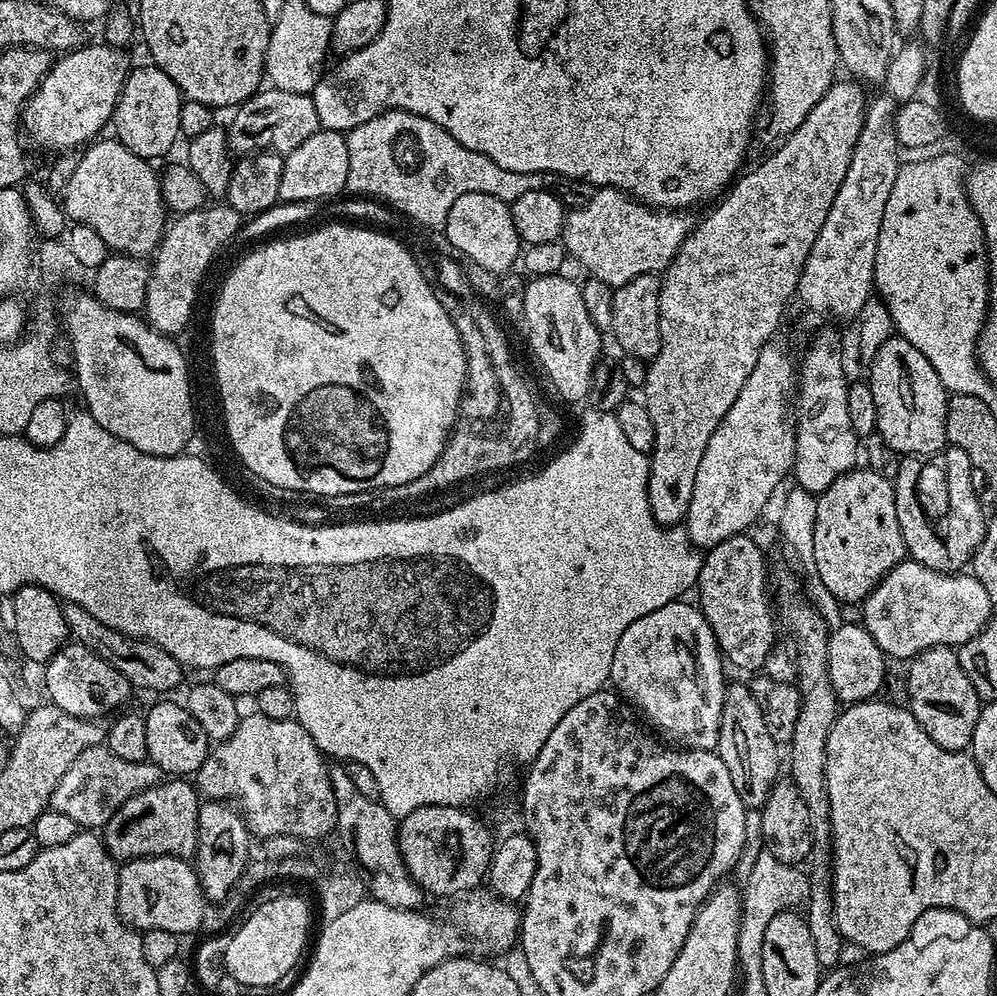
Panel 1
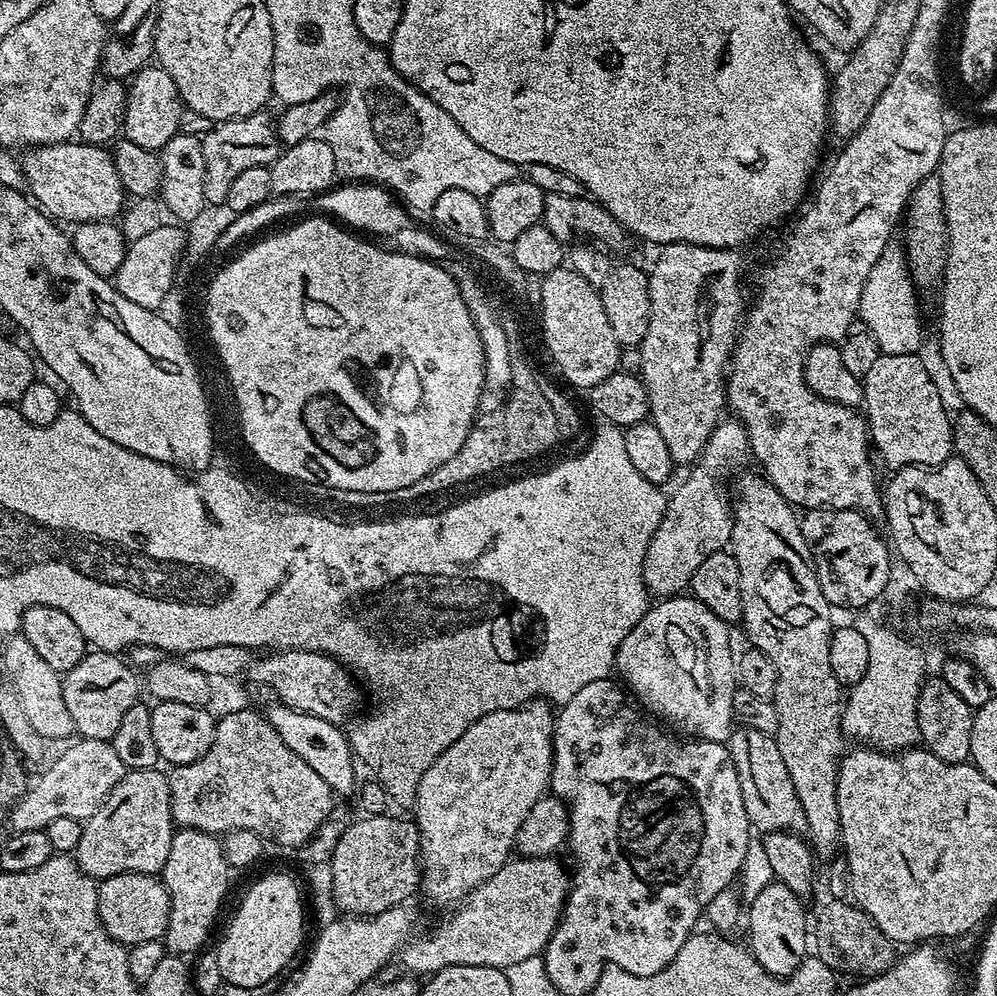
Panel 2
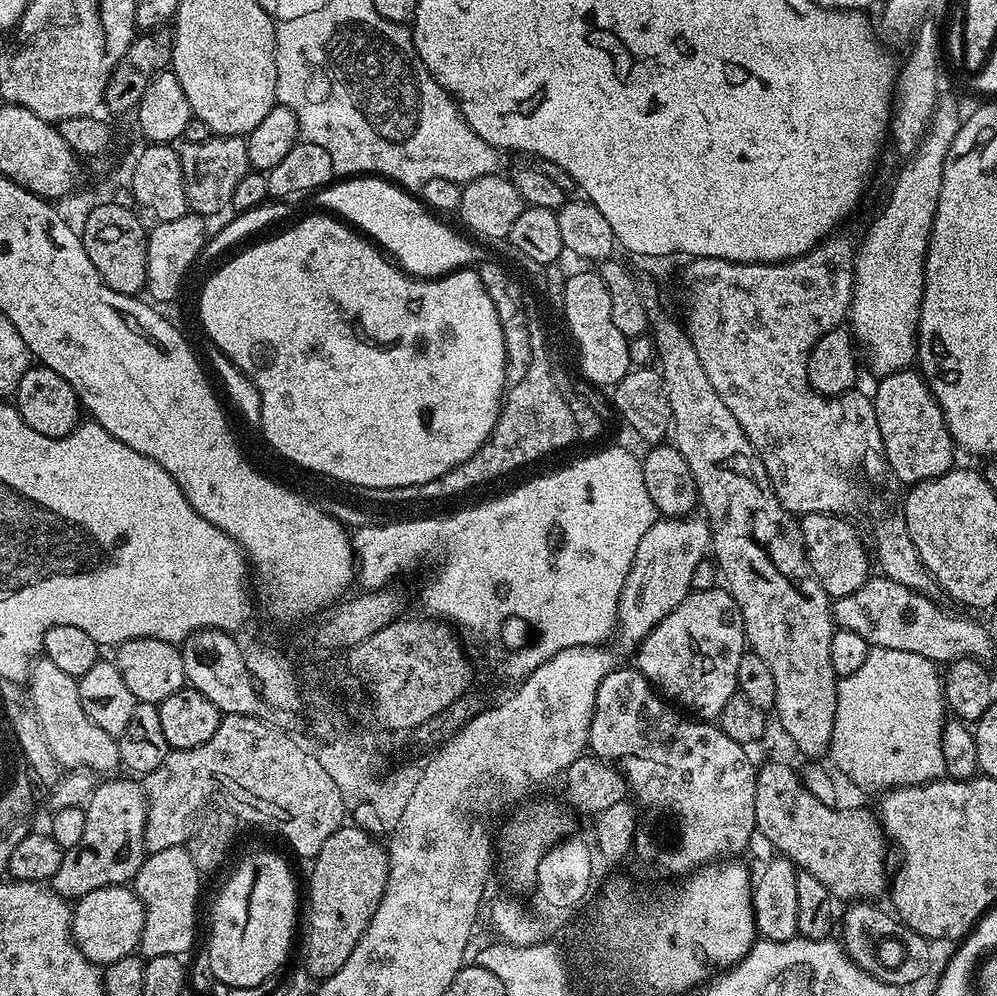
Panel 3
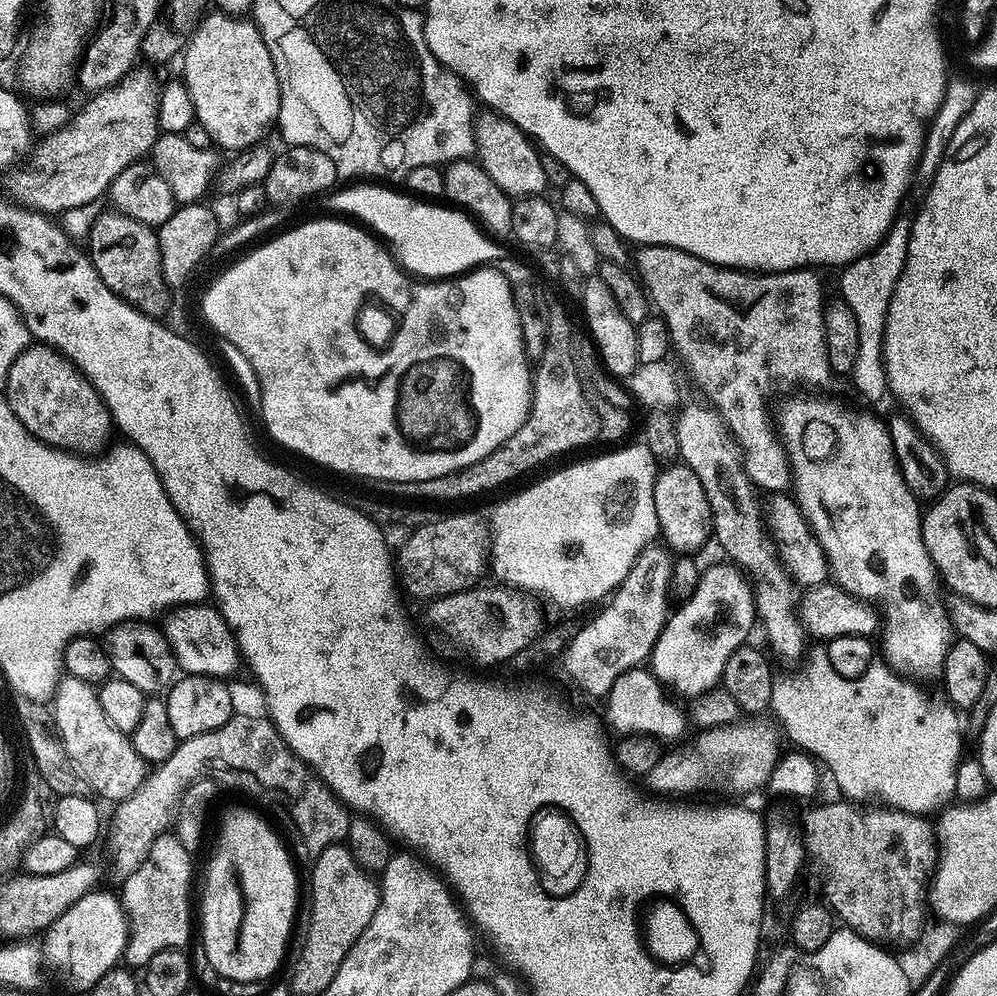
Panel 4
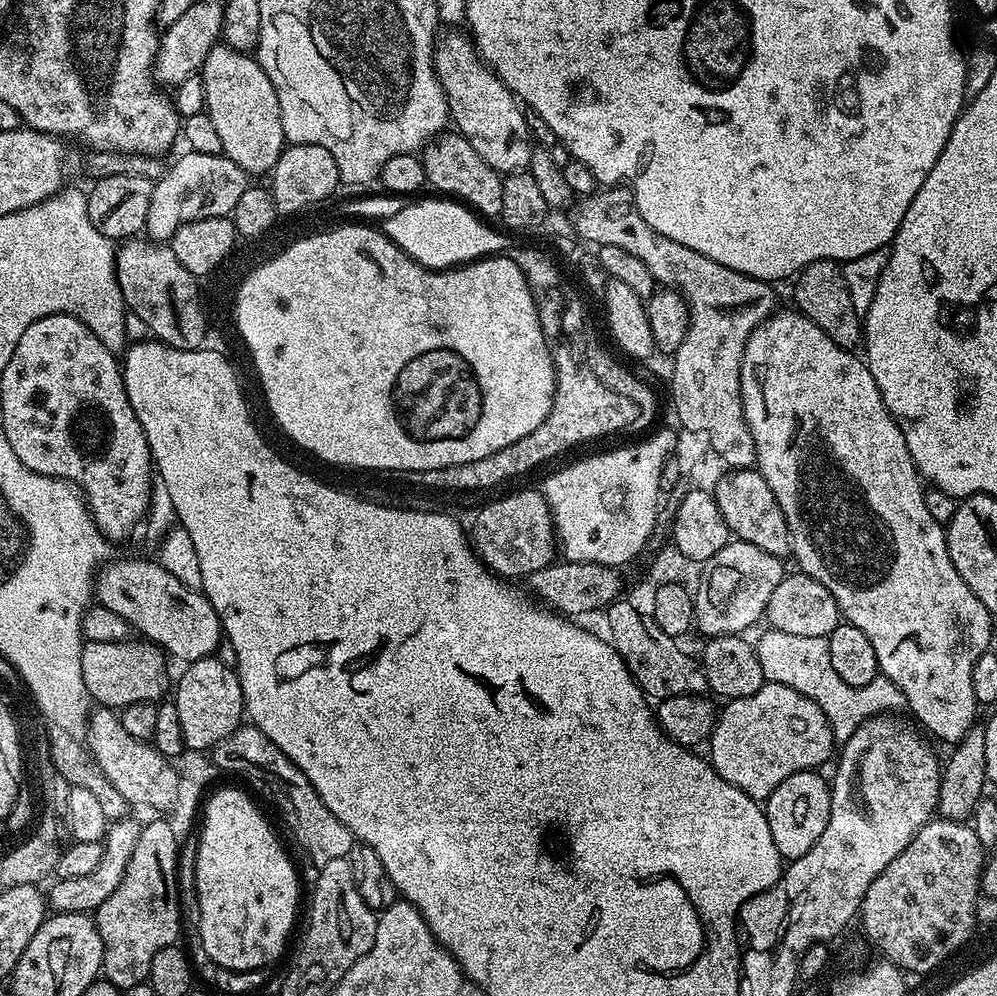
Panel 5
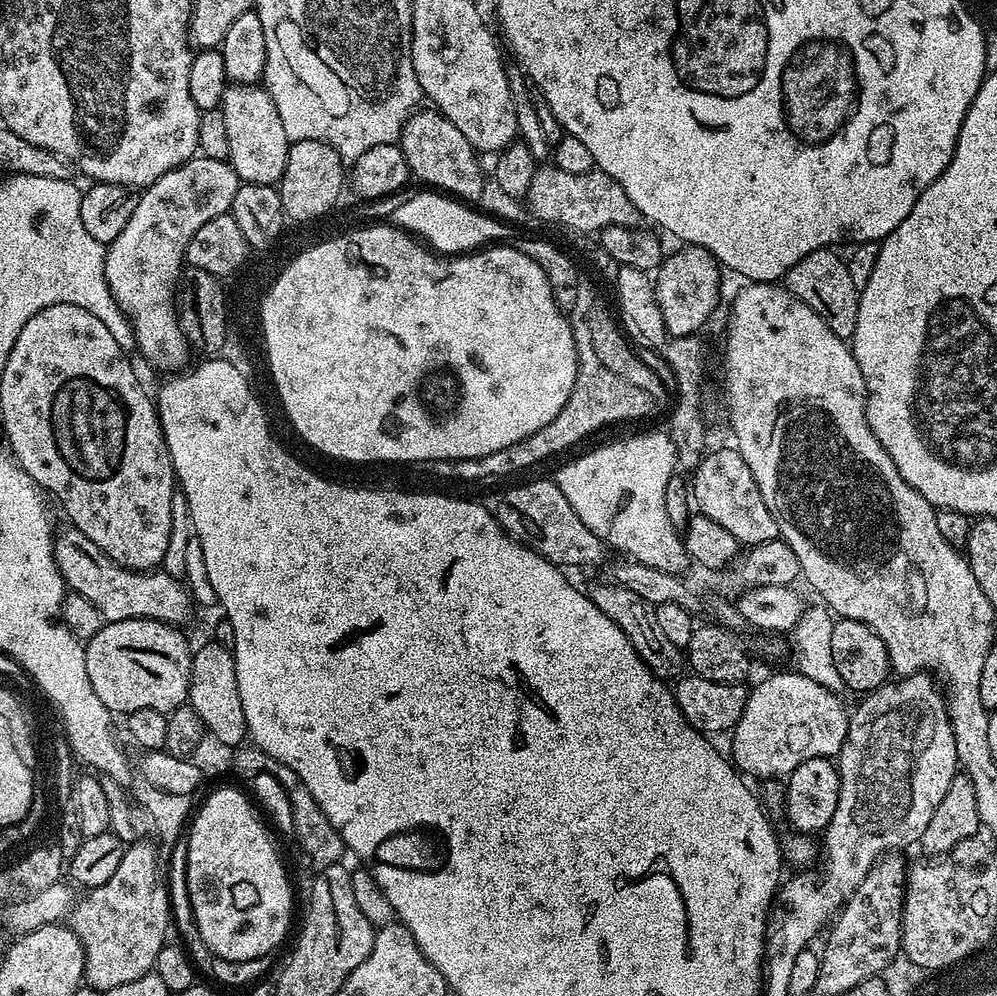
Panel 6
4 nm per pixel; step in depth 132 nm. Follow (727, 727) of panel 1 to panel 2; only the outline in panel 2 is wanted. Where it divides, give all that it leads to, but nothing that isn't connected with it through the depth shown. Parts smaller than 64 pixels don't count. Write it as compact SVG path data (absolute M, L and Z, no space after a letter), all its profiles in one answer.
M737 727L730 741L732 761L738 770L738 782L742 786L742 806L746 806L749 825L757 833L794 832L803 833L806 828L802 802L798 802L798 793L794 782L790 782L790 770L778 754L775 736L767 736L758 730Z

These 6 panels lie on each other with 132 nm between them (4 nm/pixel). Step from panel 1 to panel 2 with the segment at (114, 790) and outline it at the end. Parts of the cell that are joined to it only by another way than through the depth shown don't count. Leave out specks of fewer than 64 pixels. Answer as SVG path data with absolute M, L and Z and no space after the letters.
M77 739L77 744L72 744L40 777L31 781L30 787L23 798L13 805L7 813L9 829L12 832L25 832L26 830L46 830L50 822L57 818L74 818L81 822L90 819L95 812L106 802L108 795L118 786L118 782L125 774L125 766L114 754L111 743L107 740Z

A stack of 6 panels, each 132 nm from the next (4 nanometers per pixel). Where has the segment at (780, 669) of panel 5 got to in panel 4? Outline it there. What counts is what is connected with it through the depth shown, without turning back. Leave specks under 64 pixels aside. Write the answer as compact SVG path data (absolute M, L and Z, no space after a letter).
M827 647L807 649L804 661L801 662L800 668L796 668L793 672L784 672L775 677L772 682L772 707L771 711L776 712L781 722L784 723L788 730L788 736L793 740L797 749L803 750L811 757L815 758L823 767L828 767L832 771L832 780L840 787L841 797L847 798L852 802L860 802L860 799L868 796L882 796L890 805L901 812L911 812L914 816L927 817L928 812L937 813L944 807L947 807L954 799L956 794L955 779L957 777L957 766L963 759L962 753L962 730L964 731L962 720L957 715L959 713L950 706L942 704L942 706L934 706L930 704L926 697L919 692L917 685L911 679L905 678L899 672L892 671L891 668L881 667L880 672L880 700L864 700L864 696L860 693L860 680L847 680L842 678L842 674L838 674L838 670L834 670L834 666L830 666L830 658L828 657Z

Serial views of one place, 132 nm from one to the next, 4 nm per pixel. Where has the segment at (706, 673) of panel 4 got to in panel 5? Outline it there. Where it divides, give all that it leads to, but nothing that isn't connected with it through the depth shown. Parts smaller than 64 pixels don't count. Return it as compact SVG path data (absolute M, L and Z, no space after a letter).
M733 539L703 565L703 575L694 592L695 627L704 638L747 633L751 624L761 622L770 596L786 575L785 561L745 540Z

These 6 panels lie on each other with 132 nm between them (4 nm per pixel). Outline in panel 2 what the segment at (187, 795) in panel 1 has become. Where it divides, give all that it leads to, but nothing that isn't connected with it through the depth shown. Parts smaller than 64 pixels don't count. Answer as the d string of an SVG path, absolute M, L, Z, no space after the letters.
M159 767L146 770L125 771L123 778L114 786L106 802L90 819L83 821L82 839L74 853L76 865L88 876L99 882L114 874L141 872L147 876L163 873L166 858L170 858L170 844L174 831L172 807L170 806L170 786L168 777Z

